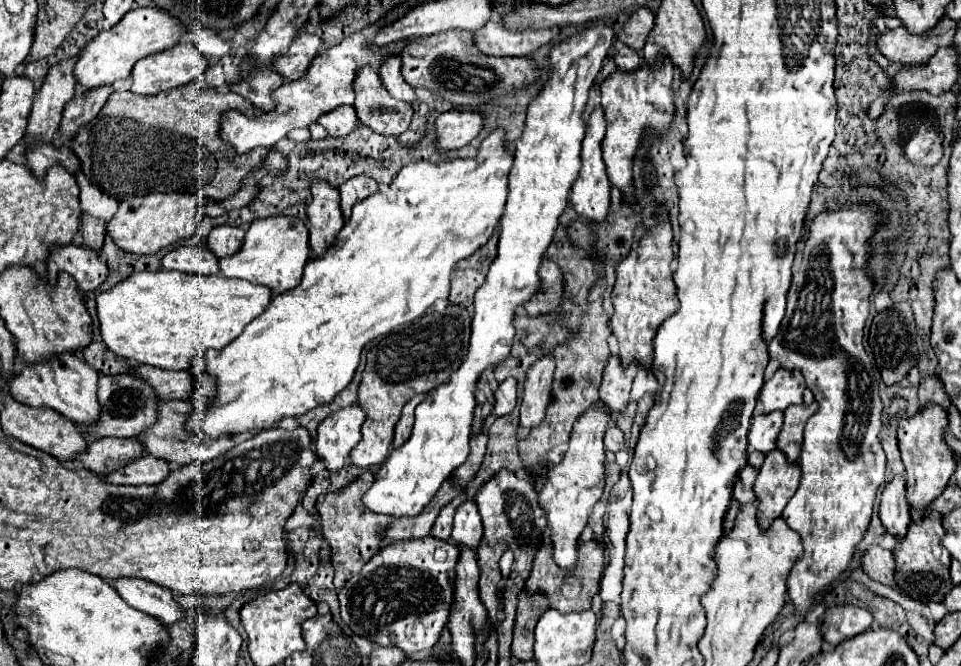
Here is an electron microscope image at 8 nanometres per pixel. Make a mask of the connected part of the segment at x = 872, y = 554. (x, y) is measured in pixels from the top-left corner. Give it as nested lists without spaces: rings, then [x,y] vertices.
[[[870,545],[862,553],[862,569],[870,579],[880,581],[880,583],[890,585],[890,587],[896,587],[894,557],[888,549],[882,549],[880,545]]]

